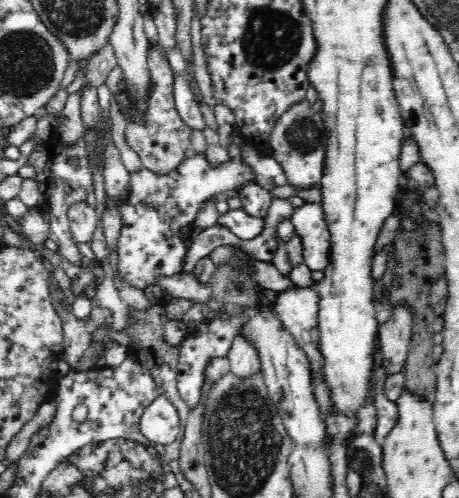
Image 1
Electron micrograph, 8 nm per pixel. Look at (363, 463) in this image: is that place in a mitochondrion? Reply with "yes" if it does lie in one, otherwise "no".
yes

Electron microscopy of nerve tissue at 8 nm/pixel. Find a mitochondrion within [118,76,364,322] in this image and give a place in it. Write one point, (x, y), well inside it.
(305, 133)

